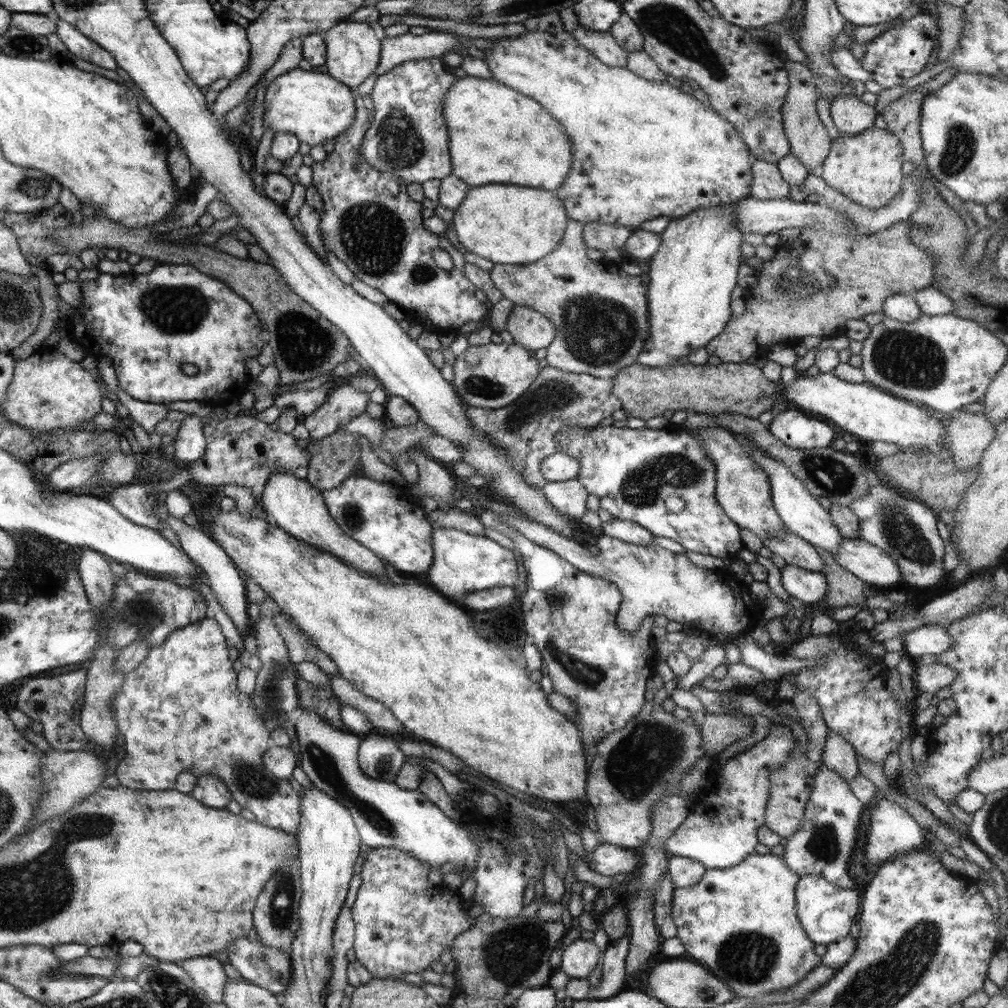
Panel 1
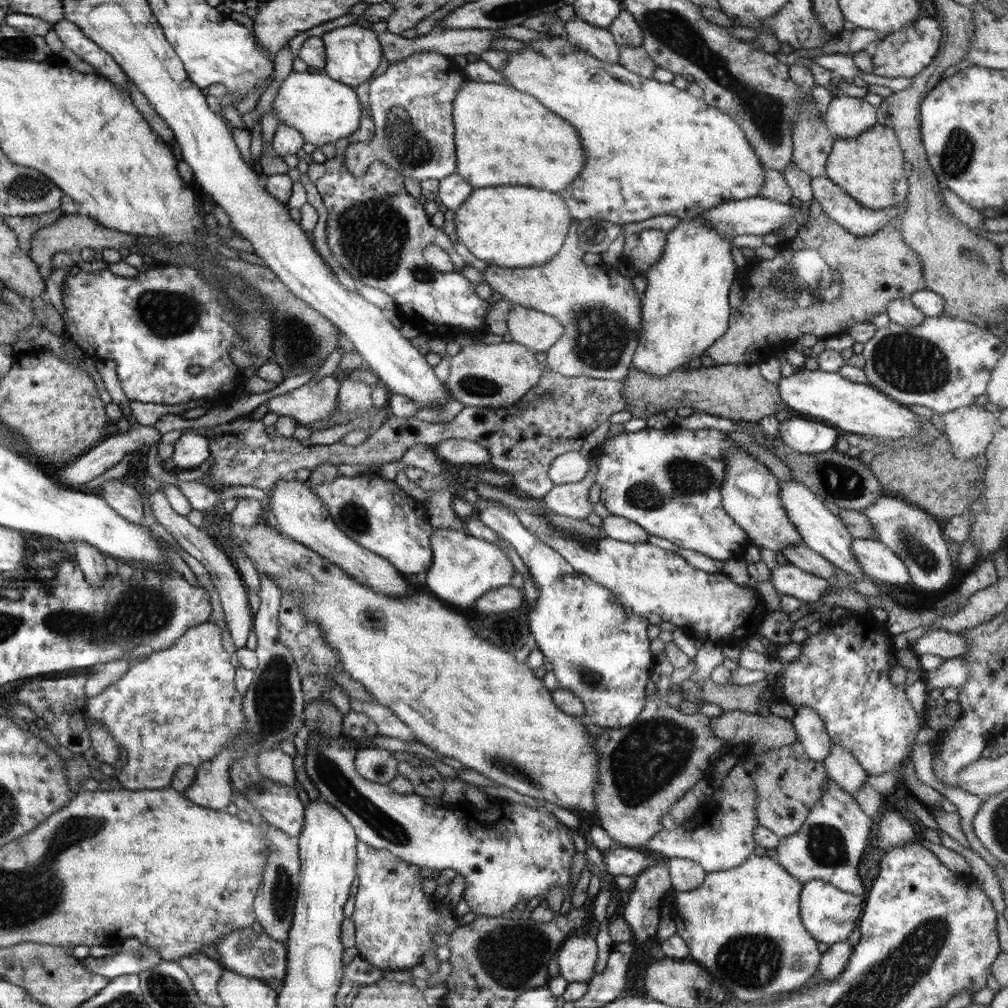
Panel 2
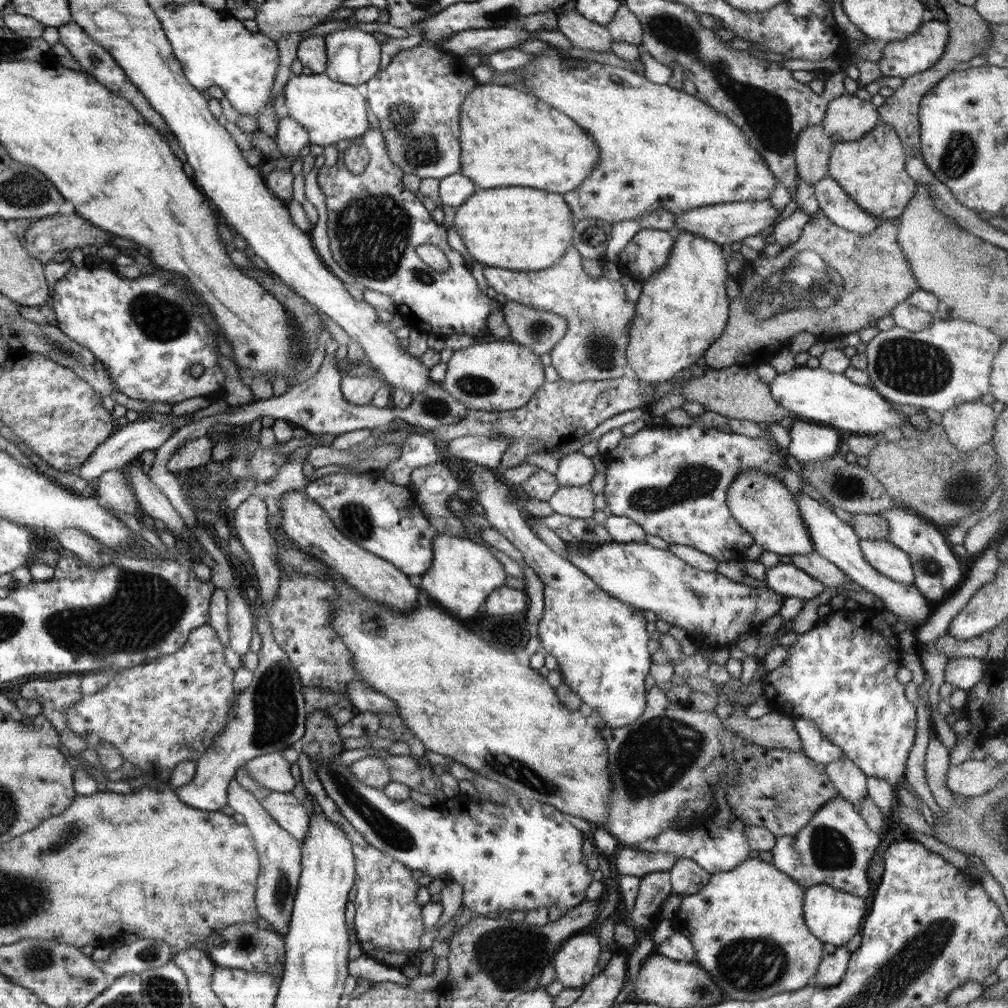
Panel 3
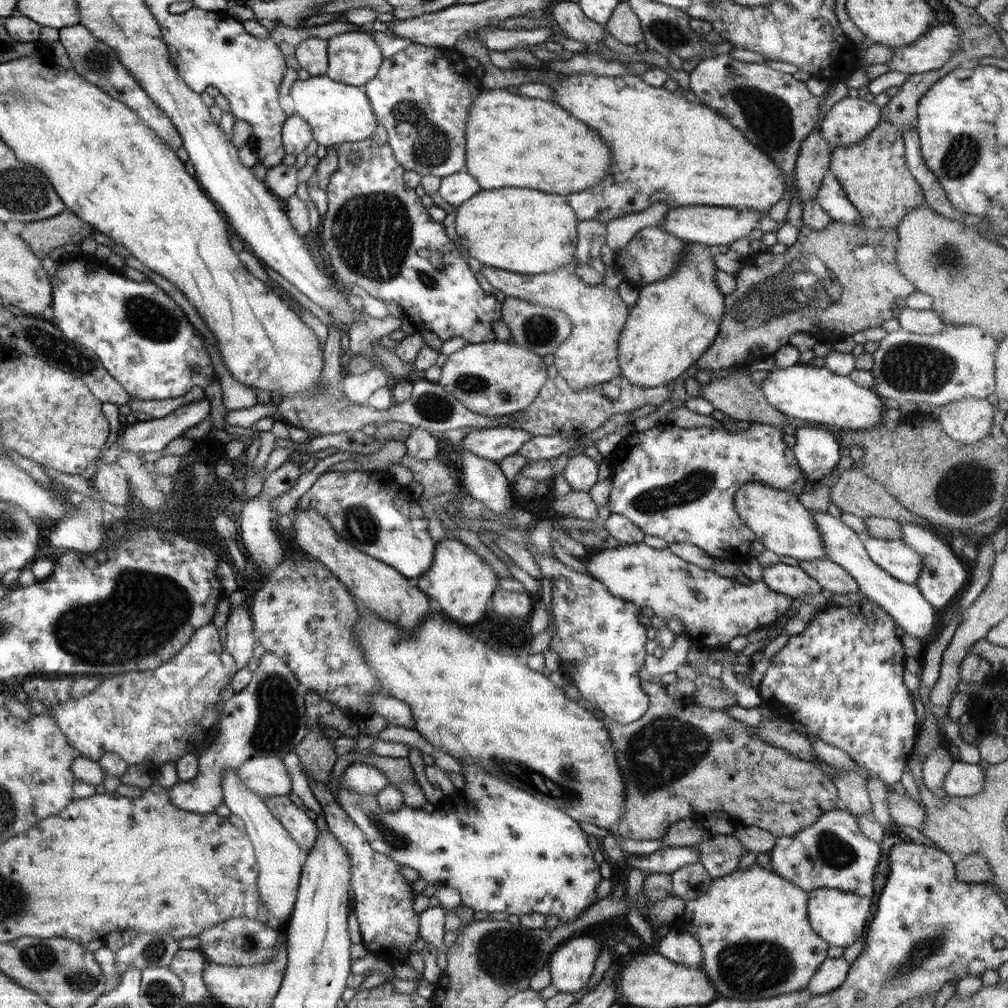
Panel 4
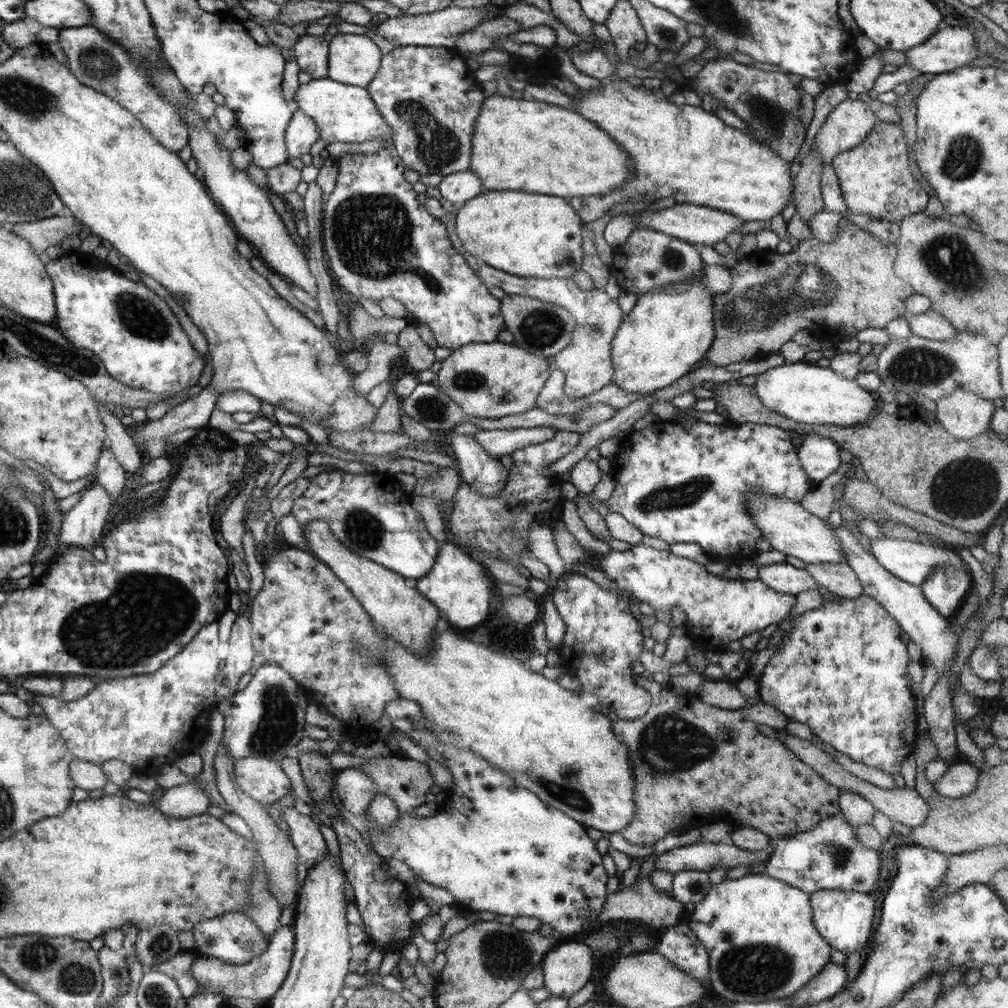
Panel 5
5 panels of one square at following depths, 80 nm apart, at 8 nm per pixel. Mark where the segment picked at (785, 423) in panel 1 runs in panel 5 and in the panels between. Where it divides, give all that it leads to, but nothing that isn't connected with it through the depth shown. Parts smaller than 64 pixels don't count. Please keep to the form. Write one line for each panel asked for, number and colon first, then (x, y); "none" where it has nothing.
2: (805, 436)
3: (809, 442)
4: (817, 452)
5: (819, 457)

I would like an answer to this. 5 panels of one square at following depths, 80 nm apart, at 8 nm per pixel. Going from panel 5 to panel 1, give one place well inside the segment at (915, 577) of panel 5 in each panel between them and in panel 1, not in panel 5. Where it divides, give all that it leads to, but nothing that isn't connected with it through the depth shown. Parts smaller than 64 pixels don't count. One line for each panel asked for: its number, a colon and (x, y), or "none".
1: (870, 564)
2: (878, 562)
3: (893, 563)
4: (896, 558)

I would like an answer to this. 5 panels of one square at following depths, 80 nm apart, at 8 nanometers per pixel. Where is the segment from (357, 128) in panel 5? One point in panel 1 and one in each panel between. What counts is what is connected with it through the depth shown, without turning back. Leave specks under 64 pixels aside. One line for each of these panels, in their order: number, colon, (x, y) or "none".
1: (315, 107)
2: (324, 110)
3: (332, 112)
4: (337, 113)

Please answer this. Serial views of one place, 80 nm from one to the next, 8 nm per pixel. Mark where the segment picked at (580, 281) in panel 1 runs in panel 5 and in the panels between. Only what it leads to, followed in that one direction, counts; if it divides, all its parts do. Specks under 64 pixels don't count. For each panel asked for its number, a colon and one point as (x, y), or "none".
2: (599, 308)
3: (598, 314)
4: (590, 355)
5: (586, 362)

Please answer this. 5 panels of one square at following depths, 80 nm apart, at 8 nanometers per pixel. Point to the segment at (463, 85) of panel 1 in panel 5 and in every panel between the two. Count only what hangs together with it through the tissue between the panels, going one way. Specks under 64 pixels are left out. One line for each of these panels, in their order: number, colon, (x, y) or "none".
2: (502, 136)
3: (508, 138)
4: (512, 140)
5: (525, 145)

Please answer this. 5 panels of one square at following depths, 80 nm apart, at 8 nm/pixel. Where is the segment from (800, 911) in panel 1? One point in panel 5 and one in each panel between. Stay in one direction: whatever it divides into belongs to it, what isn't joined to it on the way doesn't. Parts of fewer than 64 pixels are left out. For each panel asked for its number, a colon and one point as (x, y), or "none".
2: (829, 914)
3: (833, 916)
4: (840, 918)
5: (844, 919)

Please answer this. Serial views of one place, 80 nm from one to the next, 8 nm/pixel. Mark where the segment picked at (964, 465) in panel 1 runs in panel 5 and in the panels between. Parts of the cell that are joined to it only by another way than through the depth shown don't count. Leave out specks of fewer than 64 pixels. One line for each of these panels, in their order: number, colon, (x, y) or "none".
2: (969, 430)
3: (969, 426)
4: (966, 421)
5: (963, 415)

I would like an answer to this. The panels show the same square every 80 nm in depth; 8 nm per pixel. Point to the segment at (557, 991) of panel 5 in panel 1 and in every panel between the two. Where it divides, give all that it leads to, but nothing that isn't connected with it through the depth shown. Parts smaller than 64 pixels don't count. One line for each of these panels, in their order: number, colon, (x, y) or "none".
1: (582, 956)
2: (577, 957)
3: (575, 963)
4: (571, 965)

